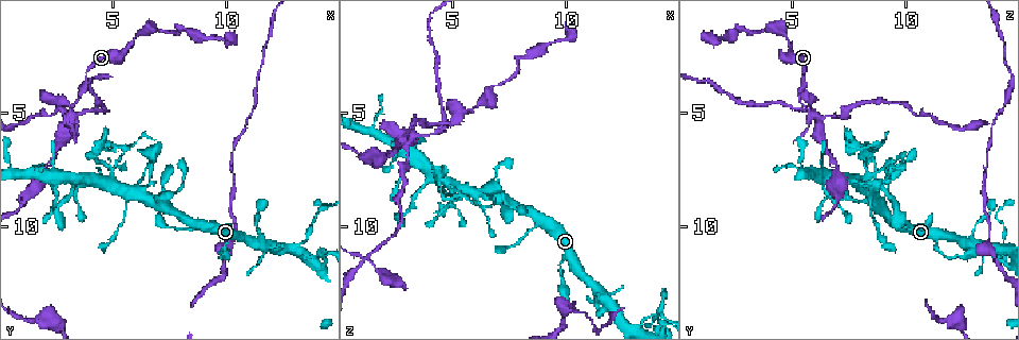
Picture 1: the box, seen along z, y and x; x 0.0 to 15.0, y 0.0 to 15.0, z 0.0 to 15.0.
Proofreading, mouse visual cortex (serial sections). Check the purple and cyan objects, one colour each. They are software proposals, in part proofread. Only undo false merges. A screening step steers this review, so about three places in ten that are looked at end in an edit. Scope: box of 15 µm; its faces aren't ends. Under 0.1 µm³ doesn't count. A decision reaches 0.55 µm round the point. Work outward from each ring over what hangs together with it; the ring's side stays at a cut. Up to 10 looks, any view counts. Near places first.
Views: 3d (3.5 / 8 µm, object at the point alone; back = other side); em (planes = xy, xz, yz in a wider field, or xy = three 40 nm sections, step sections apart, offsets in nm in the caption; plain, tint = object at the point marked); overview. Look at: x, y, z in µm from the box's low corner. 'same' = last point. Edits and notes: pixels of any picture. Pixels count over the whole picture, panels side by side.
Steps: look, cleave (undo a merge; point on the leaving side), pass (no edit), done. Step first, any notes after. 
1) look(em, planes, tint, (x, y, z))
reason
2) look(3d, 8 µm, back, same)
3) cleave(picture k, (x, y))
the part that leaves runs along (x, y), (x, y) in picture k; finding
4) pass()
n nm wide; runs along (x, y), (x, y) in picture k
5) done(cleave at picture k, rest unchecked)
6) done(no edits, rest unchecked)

look(em, xy, step 5, tint, (13.5, 10.6, 14.2))

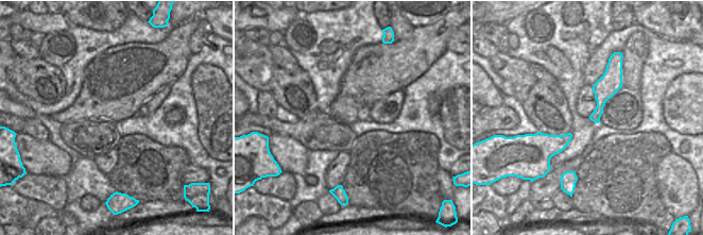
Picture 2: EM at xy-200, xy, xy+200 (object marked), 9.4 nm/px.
look(3d, 3.5 µm, same)
see where the arms go

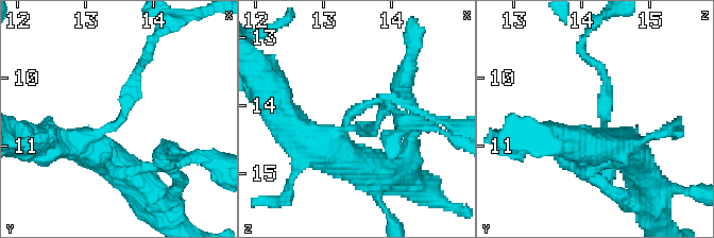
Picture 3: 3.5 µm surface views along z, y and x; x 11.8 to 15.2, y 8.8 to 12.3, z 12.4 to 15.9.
cleave(picture 3, (133, 97))
the part that leaves runs along (109, 124), (125, 111), (149, 43) in picture 3; two cells meet here

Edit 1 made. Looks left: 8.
look(overview)

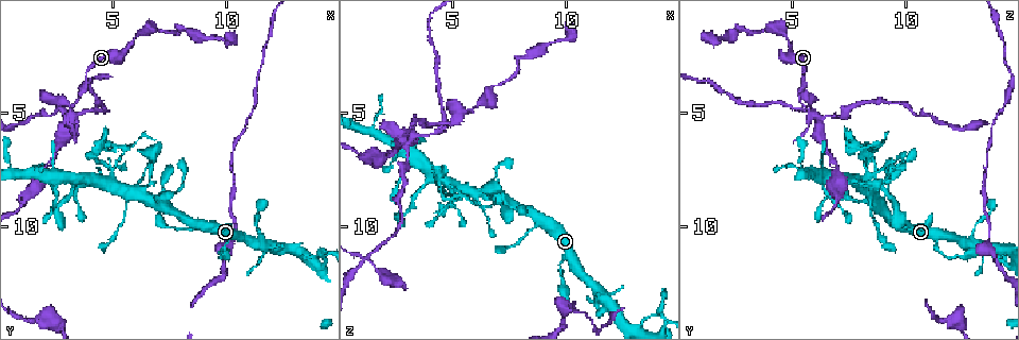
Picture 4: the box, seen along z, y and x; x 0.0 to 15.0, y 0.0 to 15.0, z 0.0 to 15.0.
look(3d, 8 µm, (5.4, 2.4, 4.8))
calibre changes

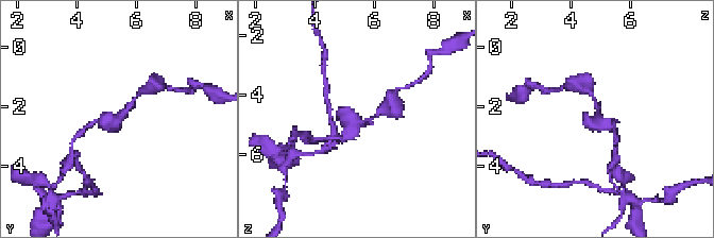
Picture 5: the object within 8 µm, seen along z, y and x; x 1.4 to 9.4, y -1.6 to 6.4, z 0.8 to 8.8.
look(em, planes, tint, (5.4, 2.3, 4.8))

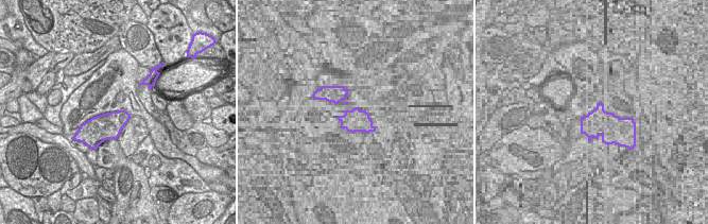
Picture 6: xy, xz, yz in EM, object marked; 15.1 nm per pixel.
pass()
runs along (99, 121), (113, 125), (137, 94) in picture 5; continuous, no second cell

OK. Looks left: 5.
look(3d, 3.5 µm, (6.8, 1.4, 3.8))
calibre changes

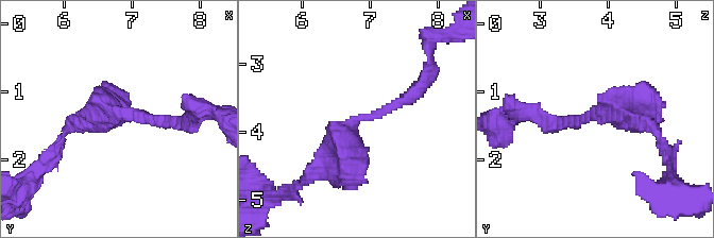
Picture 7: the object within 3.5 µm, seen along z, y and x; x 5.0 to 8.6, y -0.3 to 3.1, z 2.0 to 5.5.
look(em, xy, step 2, tint, (6.75, 1.30, 3.85))
need the tissue

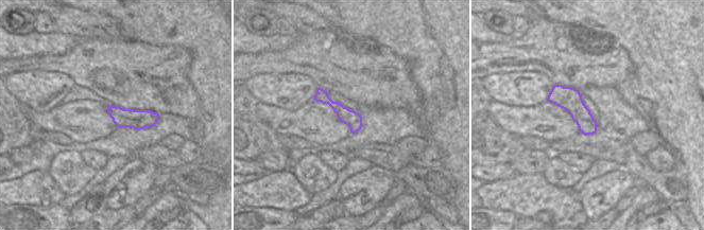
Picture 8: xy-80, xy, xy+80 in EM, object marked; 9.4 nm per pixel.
pass()
all the same cell

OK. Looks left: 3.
look(3d, 3.5 µm, (6.0, 8.6, 8.5))
four or more arms meet

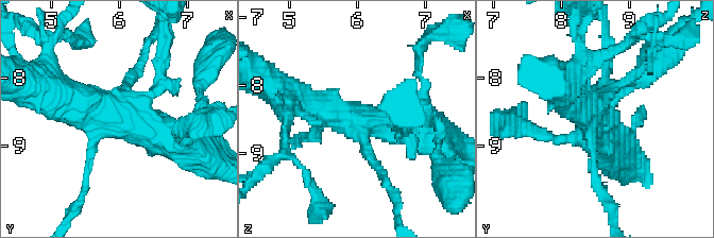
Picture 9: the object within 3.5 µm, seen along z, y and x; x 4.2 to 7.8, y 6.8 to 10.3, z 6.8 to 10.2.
look(em, planes, tint, (6.00, 8.60, 8.45))
need the tissue

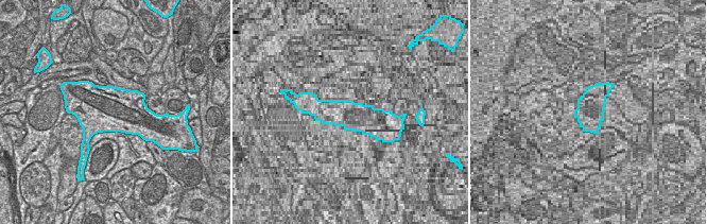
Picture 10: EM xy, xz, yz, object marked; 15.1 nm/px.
look(em, xy, step 2, tint, same)
another direction

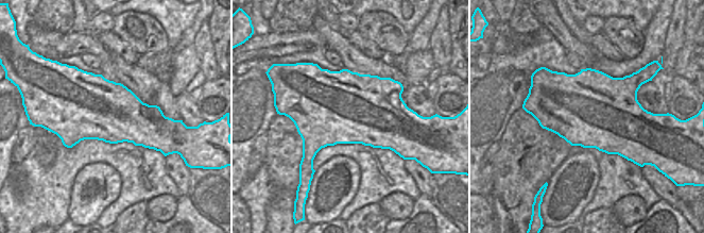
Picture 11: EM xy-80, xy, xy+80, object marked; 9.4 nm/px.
pass()
runs along (182, 142), (107, 106), (55, 90) in picture 9; continuous, no second cell

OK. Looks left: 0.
done(cleave at picture 3, rest unchecked)

